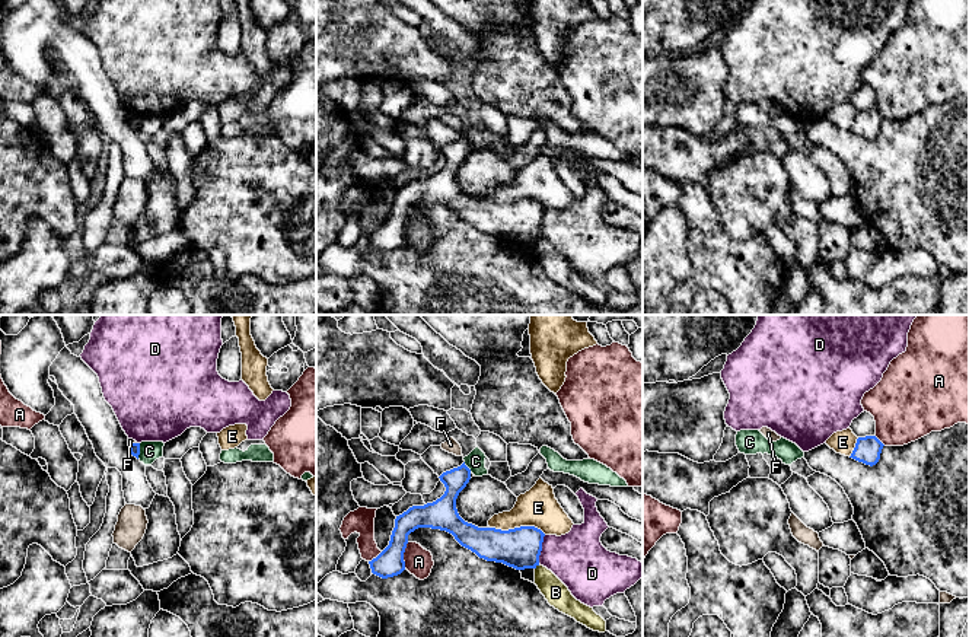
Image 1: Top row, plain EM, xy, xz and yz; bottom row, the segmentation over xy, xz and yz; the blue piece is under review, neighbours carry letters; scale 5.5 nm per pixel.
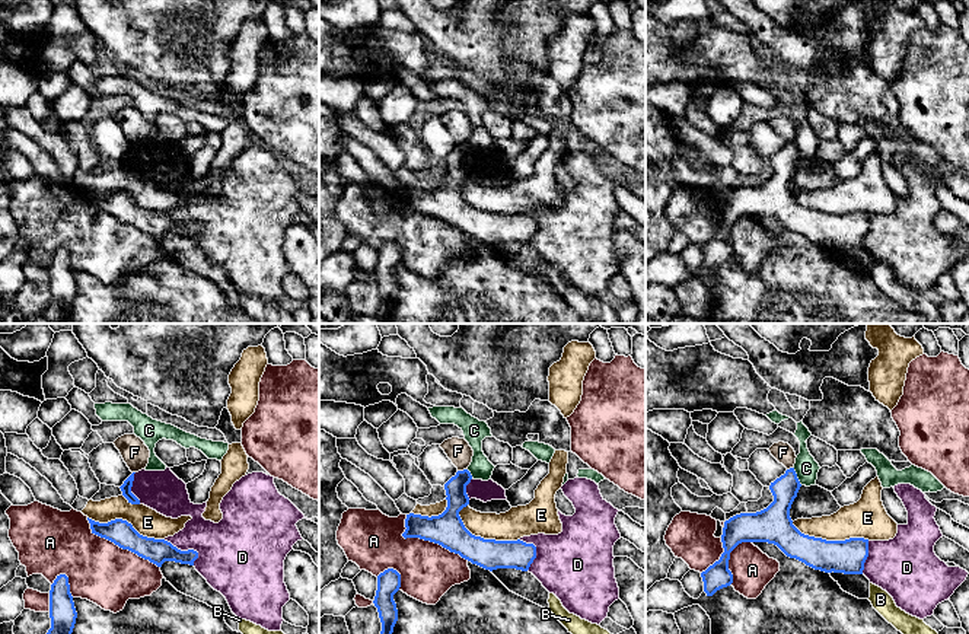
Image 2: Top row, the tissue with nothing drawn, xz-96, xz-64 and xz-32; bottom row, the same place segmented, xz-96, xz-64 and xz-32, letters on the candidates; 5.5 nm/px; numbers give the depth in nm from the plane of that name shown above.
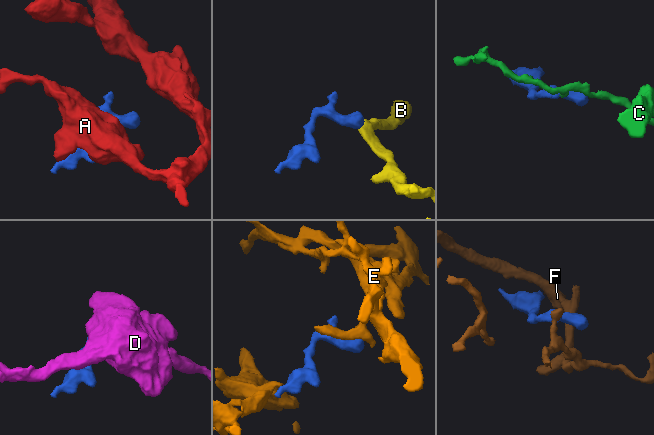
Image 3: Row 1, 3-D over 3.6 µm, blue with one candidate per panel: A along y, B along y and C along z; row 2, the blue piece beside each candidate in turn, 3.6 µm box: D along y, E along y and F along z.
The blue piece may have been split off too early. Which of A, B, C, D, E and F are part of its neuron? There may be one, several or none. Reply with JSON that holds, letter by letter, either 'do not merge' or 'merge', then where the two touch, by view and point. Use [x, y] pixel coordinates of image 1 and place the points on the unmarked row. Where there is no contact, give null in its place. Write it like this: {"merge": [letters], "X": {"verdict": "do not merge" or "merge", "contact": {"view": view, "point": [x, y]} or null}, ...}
{"merge": [], "A": {"verdict": "do not merge", "contact": {"view": "xz", "point": [402, 229]}}, "B": {"verdict": "do not merge", "contact": {"view": "xz", "point": [535, 241]}}, "C": {"verdict": "do not merge", "contact": {"view": "xy", "point": [139, 124]}}, "D": {"verdict": "do not merge", "contact": {"view": "xz", "point": [541, 223]}}, "E": {"verdict": "do not merge", "contact": {"view": "xz", "point": [518, 201]}}, "F": {"verdict": "do not merge", "contact": {"view": "xy", "point": [131, 117]}}}

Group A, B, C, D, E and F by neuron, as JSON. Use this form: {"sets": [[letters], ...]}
{"sets": [["A"], ["B"], ["C"], ["D"], ["E"], ["F"]]}

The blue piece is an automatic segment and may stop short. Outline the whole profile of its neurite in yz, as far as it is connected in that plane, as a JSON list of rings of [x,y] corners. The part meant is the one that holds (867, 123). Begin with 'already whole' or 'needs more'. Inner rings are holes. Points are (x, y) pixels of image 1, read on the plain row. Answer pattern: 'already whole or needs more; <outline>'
already whole; [[[876,109],[858,111],[850,131],[873,140],[879,136],[883,120]]]

